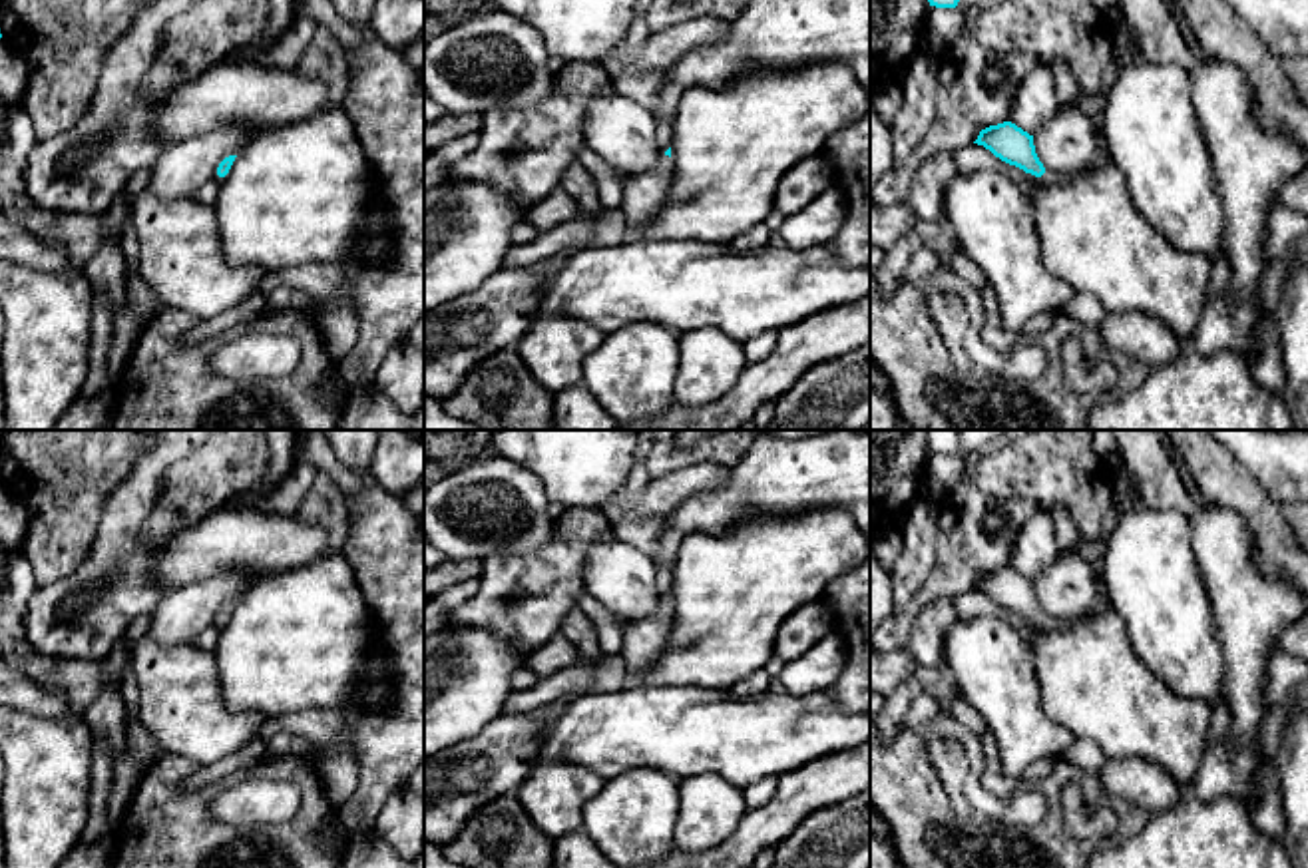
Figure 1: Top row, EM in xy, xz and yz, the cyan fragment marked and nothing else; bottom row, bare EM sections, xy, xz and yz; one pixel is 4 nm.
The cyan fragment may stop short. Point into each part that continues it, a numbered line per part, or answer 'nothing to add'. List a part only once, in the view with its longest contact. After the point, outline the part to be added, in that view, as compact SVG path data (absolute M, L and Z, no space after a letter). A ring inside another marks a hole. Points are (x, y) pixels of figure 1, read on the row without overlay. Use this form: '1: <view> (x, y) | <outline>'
1: xz (644, 640) | M661 599L659 611L641 621L623 621L621 659L629 681L647 671L665 649L671 627L671 603Z

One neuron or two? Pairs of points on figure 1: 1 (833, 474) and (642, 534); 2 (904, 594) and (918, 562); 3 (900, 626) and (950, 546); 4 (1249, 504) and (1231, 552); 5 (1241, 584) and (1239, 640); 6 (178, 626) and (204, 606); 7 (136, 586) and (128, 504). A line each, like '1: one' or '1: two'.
1: two
2: one
3: one
4: two
5: one
6: one
7: one

